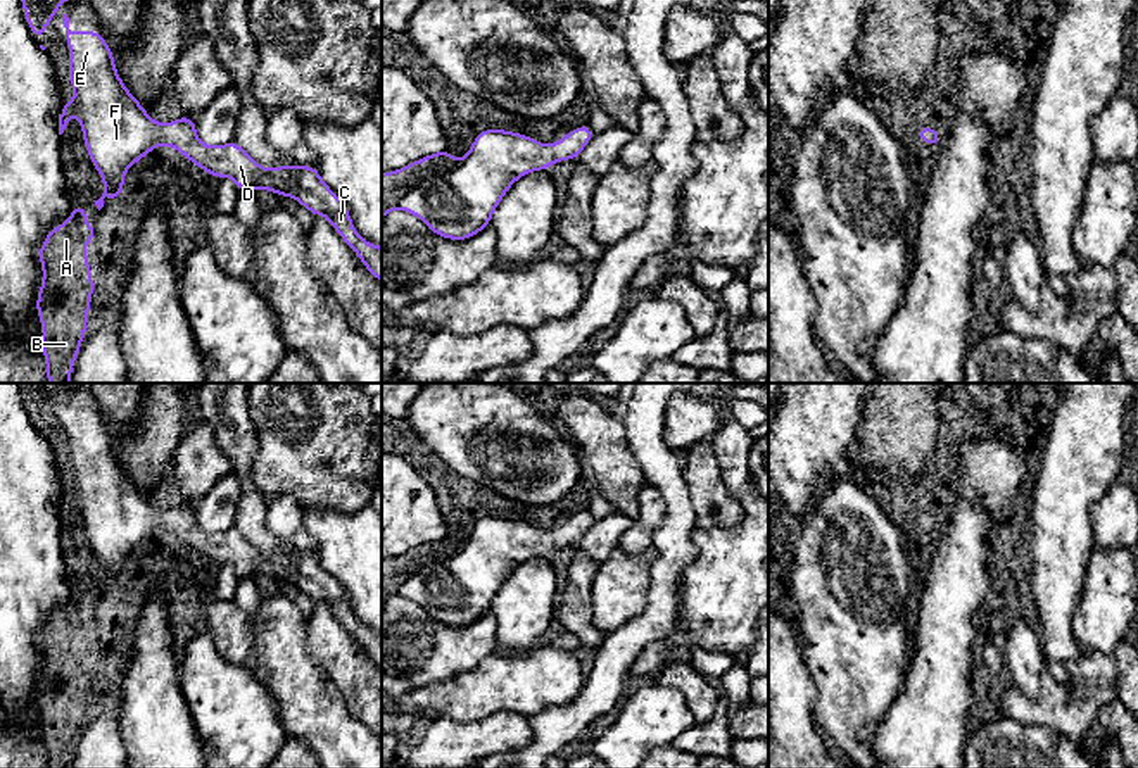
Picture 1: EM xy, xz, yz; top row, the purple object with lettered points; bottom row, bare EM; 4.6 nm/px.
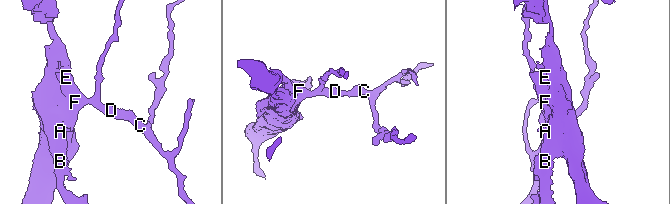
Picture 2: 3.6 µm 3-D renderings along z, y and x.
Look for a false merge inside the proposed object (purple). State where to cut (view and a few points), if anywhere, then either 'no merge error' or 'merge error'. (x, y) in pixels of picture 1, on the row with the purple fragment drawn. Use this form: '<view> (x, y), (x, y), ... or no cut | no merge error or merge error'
no cut | no merge error

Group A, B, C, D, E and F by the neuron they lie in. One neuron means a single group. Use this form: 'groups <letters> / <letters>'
groups A B C D E F

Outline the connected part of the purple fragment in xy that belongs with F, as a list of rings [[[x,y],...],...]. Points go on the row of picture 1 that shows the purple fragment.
[[[62,14],[66,40],[69,47],[69,79],[73,83],[73,104],[60,102],[59,135],[64,133],[69,117],[78,114],[83,142],[97,173],[104,178],[104,193],[93,200],[97,209],[104,207],[104,198],[116,202],[124,190],[124,173],[136,161],[147,157],[152,148],[168,145],[176,148],[185,159],[192,161],[207,174],[228,176],[240,192],[262,188],[280,197],[294,197],[313,216],[325,216],[340,238],[356,252],[364,268],[382,283],[382,247],[368,243],[356,231],[347,205],[321,179],[316,166],[276,166],[273,169],[259,166],[235,140],[226,145],[204,145],[195,131],[195,117],[181,116],[173,123],[155,123],[143,105],[128,91],[119,78],[112,48],[104,41],[102,31],[71,31],[69,17]]]

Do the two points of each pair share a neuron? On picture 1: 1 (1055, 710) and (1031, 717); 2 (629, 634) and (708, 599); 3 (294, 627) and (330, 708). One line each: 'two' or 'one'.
1: one
2: two
3: one

